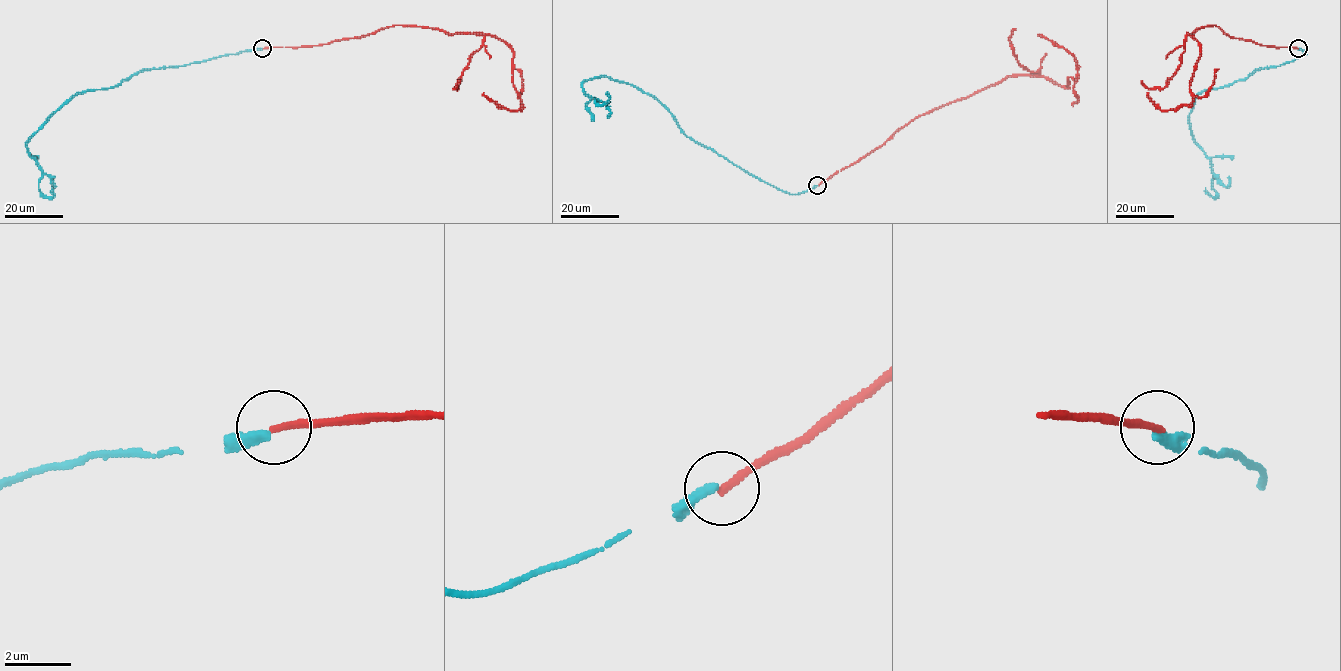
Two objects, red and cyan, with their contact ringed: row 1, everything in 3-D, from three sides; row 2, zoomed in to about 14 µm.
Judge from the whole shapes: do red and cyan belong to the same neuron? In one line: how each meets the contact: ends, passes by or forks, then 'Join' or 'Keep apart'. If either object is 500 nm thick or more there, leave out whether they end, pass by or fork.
At the ring red ends. At the ring cyan ends. Keep apart

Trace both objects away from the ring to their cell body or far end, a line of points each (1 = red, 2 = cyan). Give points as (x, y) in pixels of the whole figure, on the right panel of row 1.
1: (1297, 48), (1267, 46), (1205, 26), (1188, 33), (1200, 49), (1189, 91), (1192, 101), (1162, 110), (1147, 93)
2: (1297, 49), (1307, 53), (1198, 94), (1189, 126), (1192, 137), (1210, 159), (1217, 197), (1206, 188)

